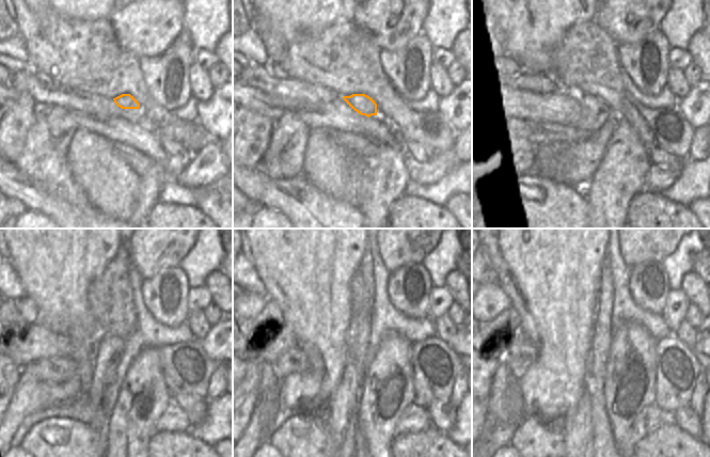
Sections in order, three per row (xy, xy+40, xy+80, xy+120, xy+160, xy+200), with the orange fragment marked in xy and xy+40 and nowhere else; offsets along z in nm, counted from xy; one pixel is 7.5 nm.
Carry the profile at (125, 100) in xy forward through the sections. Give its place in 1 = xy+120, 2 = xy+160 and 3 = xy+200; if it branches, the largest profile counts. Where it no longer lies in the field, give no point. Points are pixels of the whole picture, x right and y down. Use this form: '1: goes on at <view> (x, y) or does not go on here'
1: goes on at xy+120 (104, 388)
2: goes on at xy+160 (342, 421)
3: goes on at xy+200 (577, 426)

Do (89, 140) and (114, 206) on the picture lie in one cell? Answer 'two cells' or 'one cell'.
one cell

